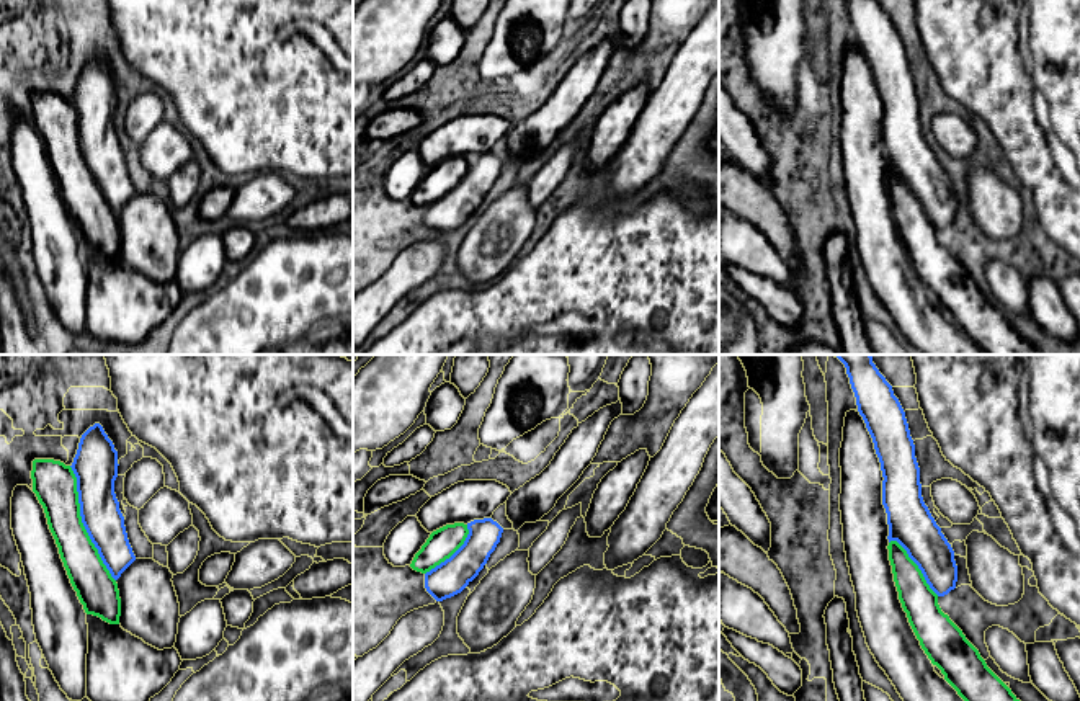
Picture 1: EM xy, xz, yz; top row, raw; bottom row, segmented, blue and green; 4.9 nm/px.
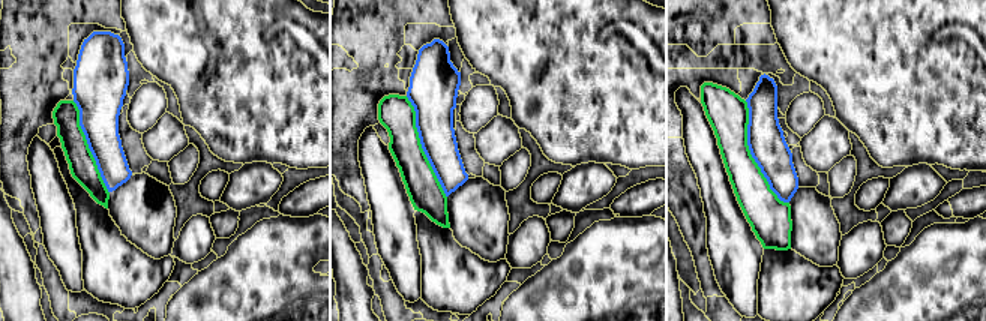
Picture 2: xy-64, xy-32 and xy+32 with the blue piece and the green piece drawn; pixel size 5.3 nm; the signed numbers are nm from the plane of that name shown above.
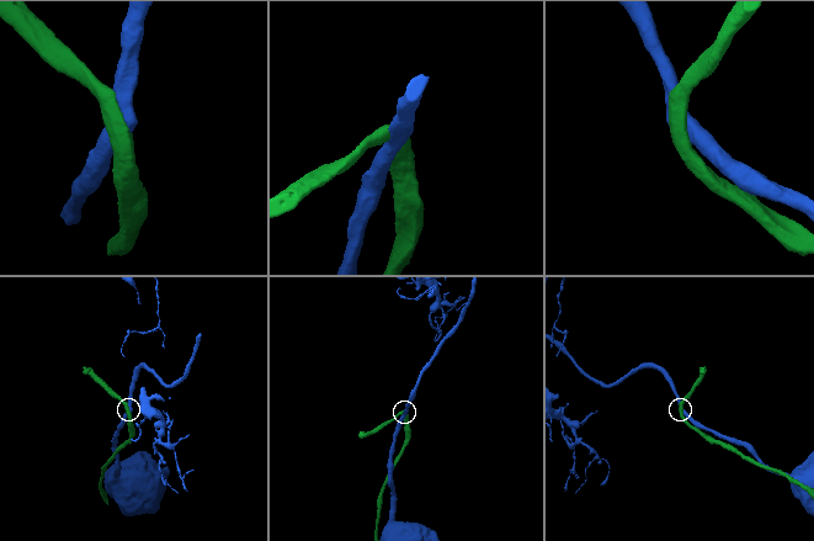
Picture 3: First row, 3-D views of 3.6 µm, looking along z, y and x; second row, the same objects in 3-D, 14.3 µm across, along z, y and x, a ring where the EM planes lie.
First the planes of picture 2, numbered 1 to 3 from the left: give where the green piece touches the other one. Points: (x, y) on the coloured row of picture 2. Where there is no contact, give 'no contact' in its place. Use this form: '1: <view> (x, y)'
1: xy-64 (89, 147)
2: xy-32 (422, 147)
3: xy+32 (751, 153)

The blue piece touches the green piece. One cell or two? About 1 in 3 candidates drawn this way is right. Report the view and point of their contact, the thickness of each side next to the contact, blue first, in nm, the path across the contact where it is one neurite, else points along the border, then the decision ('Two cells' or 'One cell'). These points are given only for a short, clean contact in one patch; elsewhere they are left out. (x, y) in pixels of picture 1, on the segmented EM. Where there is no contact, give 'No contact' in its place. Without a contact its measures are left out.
Touches blue at xy (82, 522). Thickness 200 nm (blue) against 220 nm. Two cells

